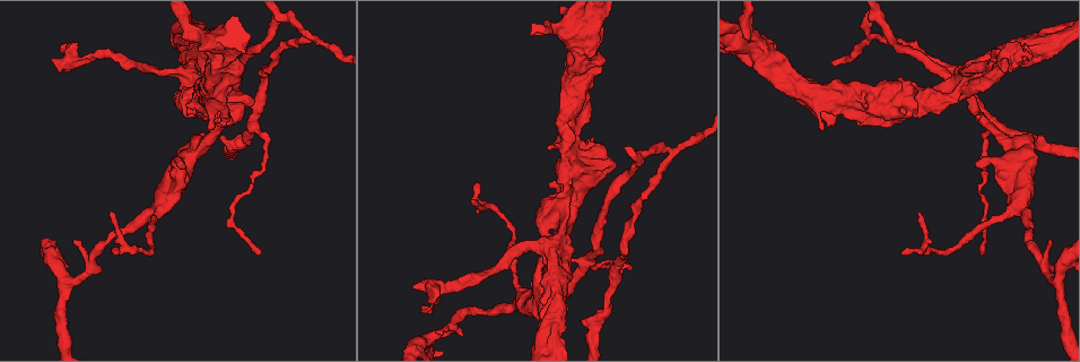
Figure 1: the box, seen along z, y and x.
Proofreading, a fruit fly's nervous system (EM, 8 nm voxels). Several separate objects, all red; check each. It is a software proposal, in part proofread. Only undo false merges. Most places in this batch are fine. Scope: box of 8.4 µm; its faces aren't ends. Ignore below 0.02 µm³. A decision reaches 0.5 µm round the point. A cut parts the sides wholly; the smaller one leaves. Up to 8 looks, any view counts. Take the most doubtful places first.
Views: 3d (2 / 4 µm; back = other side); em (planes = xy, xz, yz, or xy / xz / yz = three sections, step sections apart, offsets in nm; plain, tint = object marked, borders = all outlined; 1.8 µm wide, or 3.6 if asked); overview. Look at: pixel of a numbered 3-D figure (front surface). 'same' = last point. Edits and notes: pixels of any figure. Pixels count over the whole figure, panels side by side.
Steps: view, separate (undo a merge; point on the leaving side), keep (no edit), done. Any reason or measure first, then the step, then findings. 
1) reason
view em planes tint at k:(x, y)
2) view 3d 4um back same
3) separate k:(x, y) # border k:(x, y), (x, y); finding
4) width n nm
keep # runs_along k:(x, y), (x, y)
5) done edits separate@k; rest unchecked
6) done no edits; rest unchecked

view 3d 4um back at 1:(666, 148)

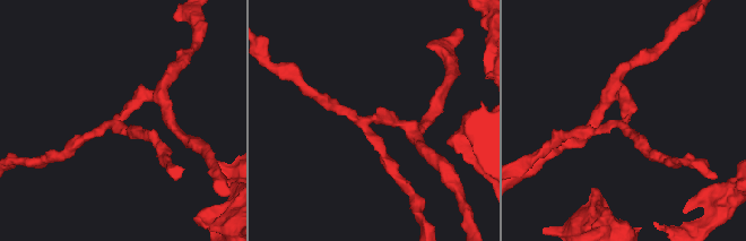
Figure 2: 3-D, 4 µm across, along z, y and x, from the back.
view em planes tint at 2:(372, 121)

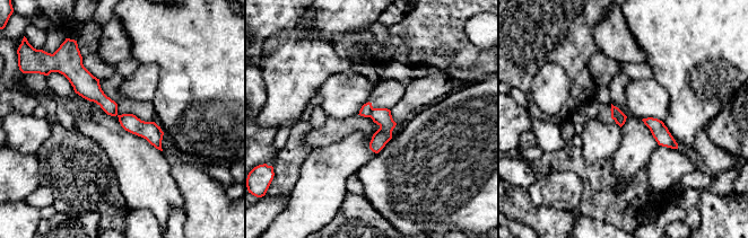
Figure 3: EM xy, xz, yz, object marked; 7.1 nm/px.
separate 3:(382, 116) # border 3:(372, 107), (368, 116); a second neuron is stuck on

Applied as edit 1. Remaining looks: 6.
redraw
view overview

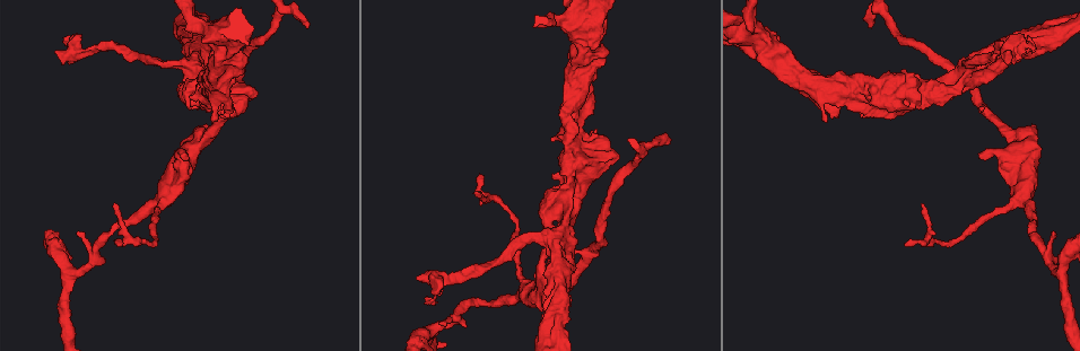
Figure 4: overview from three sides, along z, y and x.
abrupt turn
view em planes tint at 4:(1015, 50)

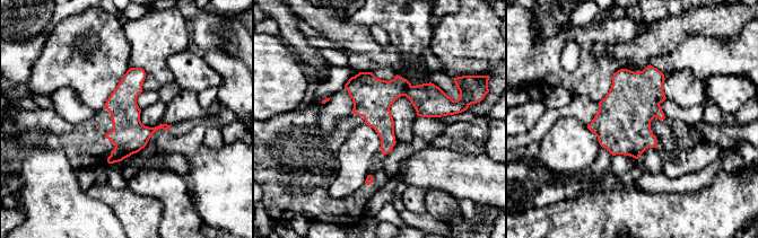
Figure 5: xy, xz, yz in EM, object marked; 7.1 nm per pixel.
keep # runs_along 5:(348, 86), (407, 89), (446, 107); one neuron here

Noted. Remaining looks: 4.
touches itself
view 3d 4um at 4:(876, 94)

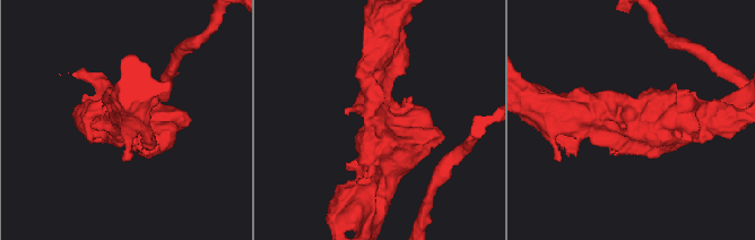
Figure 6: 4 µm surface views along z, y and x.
shape alone is not enough
view em 3.6um xz step 4 tint at 6:(637, 123)

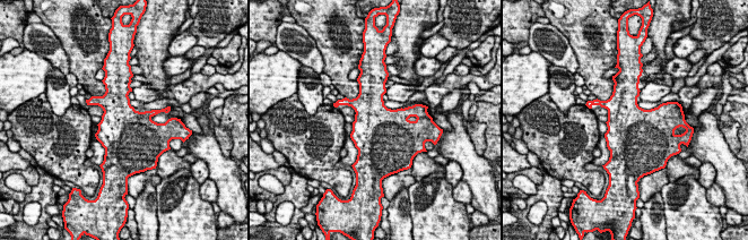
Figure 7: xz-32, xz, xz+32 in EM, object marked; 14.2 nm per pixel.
view em 3.6um planes tint same

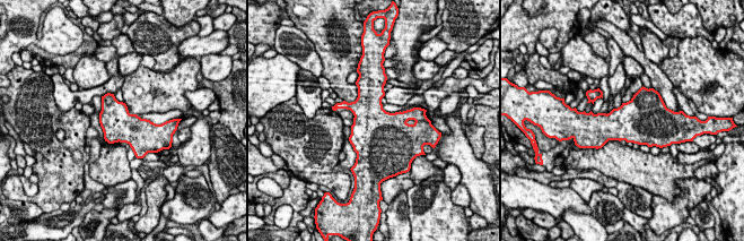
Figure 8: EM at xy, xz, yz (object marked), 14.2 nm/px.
width 480 nm
keep # all the same neuron

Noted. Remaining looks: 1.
done edits separate@3; rest unchecked

